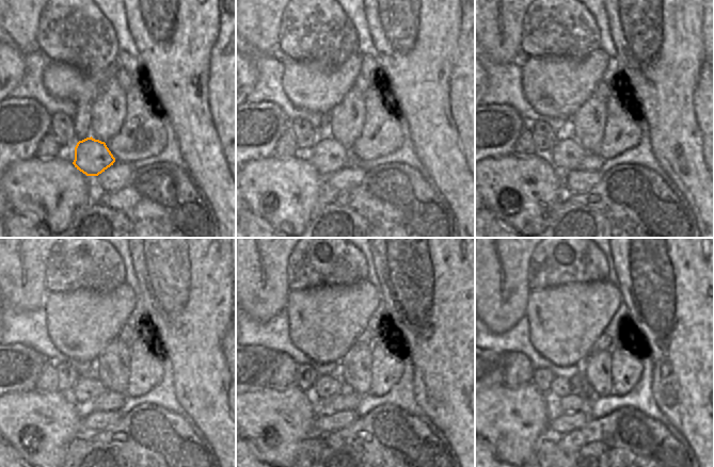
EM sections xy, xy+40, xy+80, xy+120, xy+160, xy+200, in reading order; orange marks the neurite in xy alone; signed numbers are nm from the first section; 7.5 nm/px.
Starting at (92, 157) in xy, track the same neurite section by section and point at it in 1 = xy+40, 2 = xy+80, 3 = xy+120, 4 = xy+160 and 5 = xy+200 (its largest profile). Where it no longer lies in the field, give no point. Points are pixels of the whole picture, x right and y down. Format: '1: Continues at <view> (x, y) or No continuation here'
1: Continues at xy+40 (328, 155)
2: Continues at xy+80 (567, 154)
3: Continues at xy+120 (86, 389)
4: Continues at xy+160 (324, 387)
5: Continues at xy+200 (560, 387)

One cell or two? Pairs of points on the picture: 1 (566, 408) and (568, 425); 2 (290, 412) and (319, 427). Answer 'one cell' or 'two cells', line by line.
1: two cells
2: two cells

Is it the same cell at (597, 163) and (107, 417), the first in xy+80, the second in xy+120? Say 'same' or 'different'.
different

